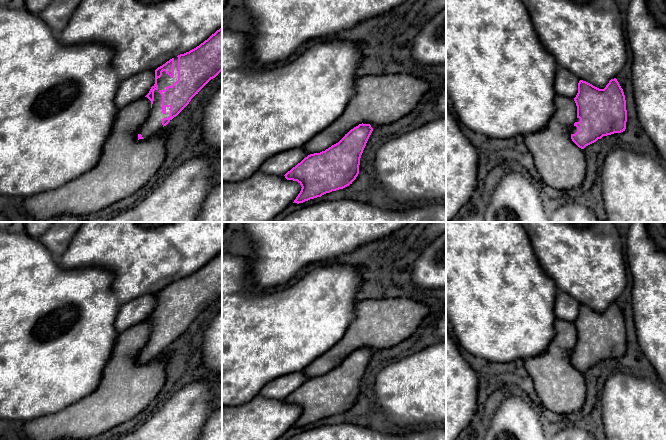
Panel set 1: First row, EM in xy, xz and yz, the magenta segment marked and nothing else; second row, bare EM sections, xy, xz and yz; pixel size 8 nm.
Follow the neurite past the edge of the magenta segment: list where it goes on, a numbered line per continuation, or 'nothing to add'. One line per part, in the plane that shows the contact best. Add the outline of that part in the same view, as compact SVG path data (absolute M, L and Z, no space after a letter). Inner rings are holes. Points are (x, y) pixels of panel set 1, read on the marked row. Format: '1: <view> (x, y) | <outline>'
1: xy (153, 124) | M174 57L174 77L171 78L165 71L157 79L158 89L154 91L154 101L146 121L142 124L139 133L143 138L155 135L163 128L162 119L170 116L170 107L166 107L166 113L162 113L162 95L159 90L165 90L167 86L172 86L178 80L178 57Z

